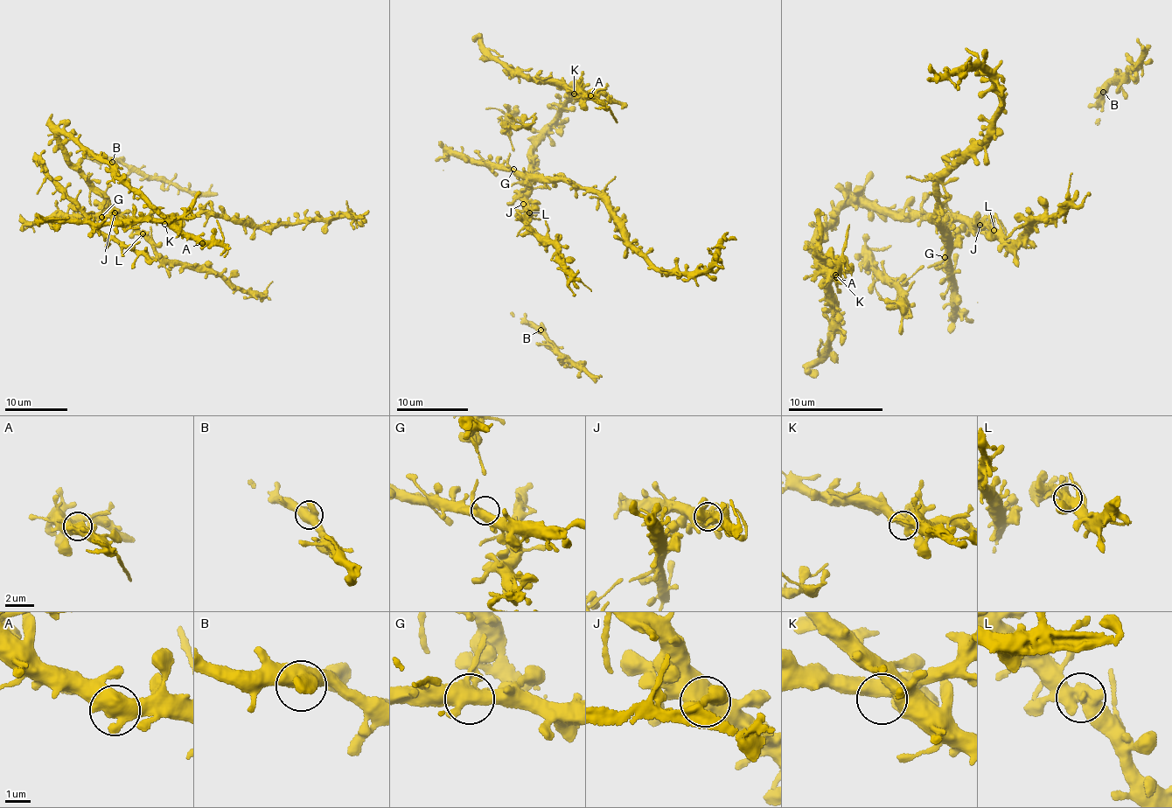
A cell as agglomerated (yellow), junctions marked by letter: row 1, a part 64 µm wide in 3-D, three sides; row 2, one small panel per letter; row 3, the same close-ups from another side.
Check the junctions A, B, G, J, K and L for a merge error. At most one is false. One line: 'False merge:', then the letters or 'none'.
False merge: none

